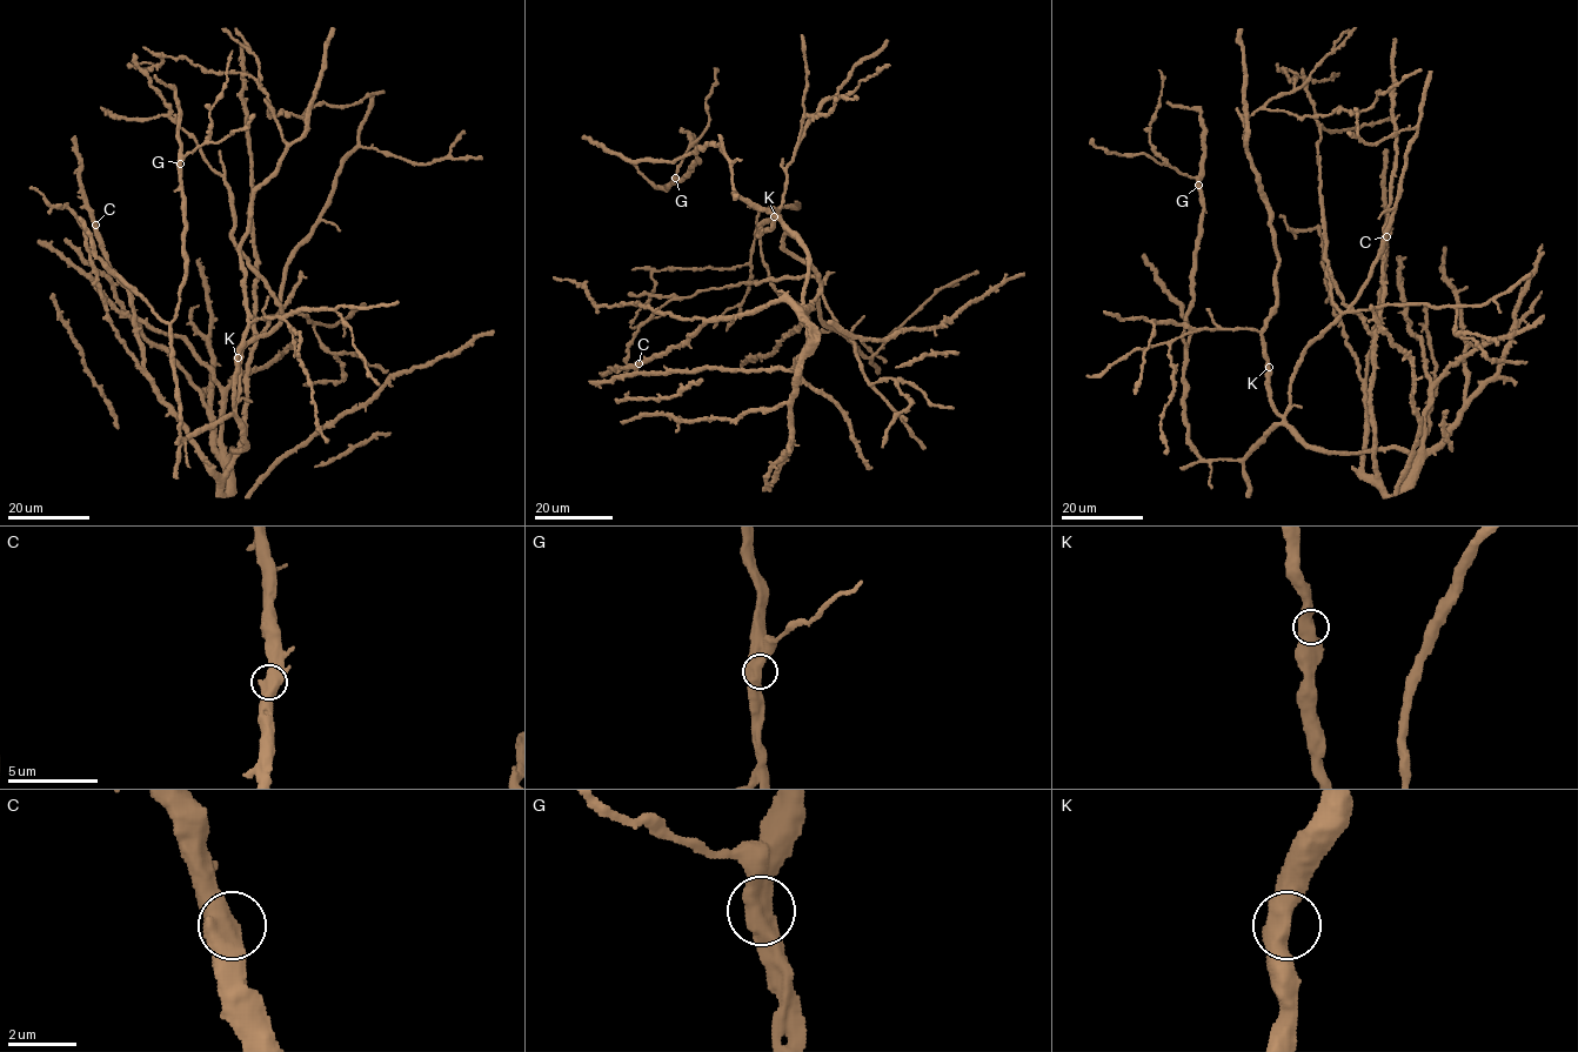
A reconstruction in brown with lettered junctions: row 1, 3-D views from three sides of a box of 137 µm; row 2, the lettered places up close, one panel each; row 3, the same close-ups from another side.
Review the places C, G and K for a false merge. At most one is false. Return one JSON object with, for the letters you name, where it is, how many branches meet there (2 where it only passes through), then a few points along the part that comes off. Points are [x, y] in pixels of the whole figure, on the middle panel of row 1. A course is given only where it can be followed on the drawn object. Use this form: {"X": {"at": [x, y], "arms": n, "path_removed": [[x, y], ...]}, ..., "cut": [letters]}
{"cut": []}

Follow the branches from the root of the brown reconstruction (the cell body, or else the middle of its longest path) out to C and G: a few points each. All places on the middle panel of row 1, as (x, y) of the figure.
C: (787, 228), (807, 253), (808, 307), (776, 301), (711, 319), (682, 343), (639, 363)
G: (787, 228), (740, 196), (733, 183), (731, 163), (719, 145), (696, 149), (699, 161), (680, 180), (675, 179)

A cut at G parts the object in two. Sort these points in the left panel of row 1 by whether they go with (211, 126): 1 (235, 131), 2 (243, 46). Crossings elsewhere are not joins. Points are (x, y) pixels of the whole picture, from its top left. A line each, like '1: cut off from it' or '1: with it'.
1: with it
2: cut off from it

